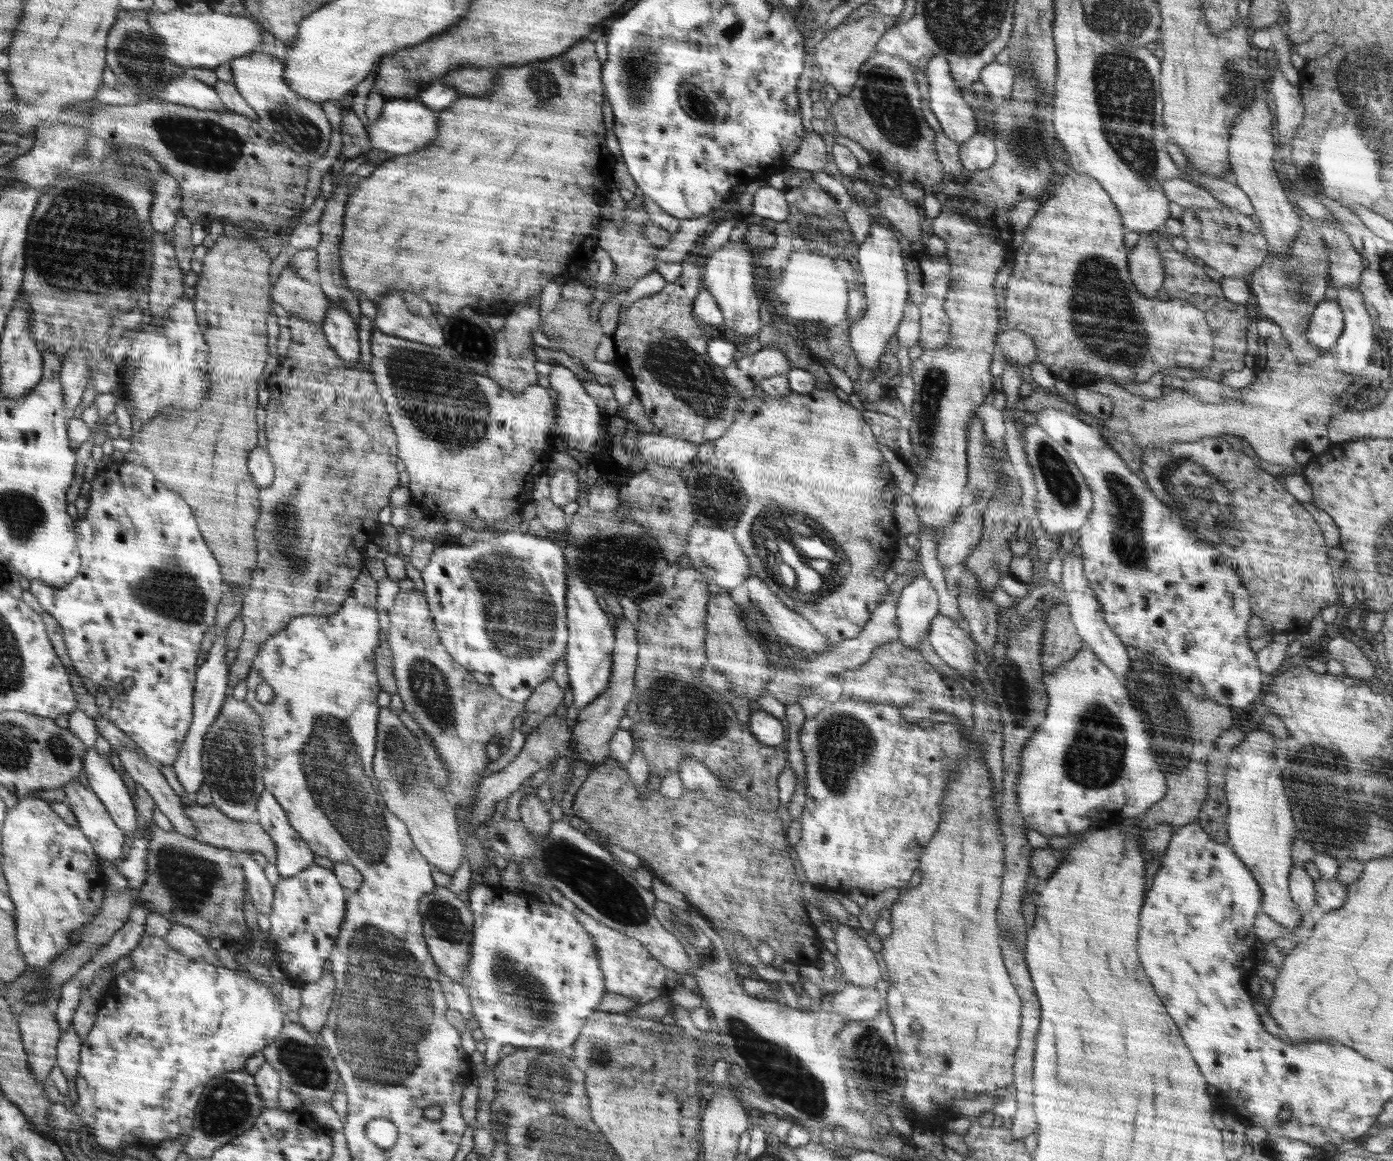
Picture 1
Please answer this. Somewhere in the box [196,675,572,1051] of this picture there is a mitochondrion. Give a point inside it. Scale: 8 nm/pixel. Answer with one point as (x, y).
(351, 805)

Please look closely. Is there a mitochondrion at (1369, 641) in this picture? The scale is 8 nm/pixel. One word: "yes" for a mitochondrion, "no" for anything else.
no

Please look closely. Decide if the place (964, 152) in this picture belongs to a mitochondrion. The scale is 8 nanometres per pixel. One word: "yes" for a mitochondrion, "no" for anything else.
no

